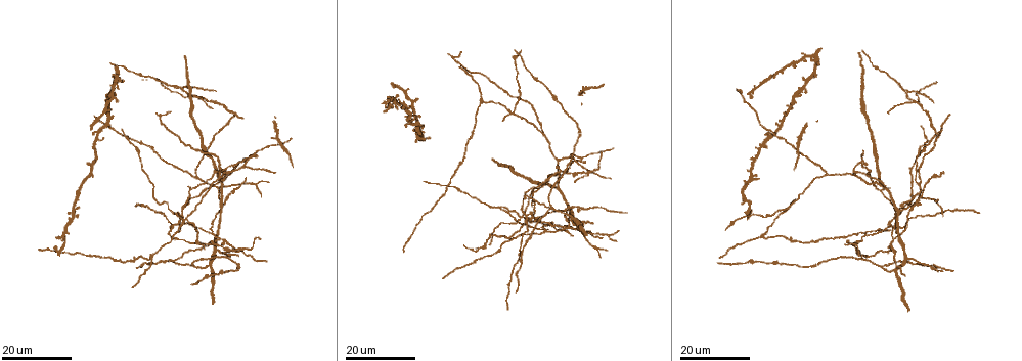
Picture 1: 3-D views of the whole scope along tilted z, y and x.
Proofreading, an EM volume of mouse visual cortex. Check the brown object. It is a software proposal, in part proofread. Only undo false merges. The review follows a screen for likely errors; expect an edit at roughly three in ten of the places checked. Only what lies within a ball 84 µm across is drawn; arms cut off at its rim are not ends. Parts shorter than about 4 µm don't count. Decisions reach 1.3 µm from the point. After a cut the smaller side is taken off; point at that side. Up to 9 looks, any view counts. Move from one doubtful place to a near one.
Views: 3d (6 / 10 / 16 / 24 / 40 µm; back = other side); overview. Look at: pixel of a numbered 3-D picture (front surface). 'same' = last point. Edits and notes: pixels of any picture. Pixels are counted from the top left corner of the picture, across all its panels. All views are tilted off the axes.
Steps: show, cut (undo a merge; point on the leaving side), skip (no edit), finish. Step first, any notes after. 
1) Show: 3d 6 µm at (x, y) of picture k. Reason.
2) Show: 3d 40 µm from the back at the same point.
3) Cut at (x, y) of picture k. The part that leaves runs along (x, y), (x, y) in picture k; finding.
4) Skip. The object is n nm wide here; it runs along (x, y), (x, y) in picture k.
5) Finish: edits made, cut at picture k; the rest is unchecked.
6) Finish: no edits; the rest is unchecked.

Show: 3d 16 µm at (552, 207) of picture 1. Three-way junction.

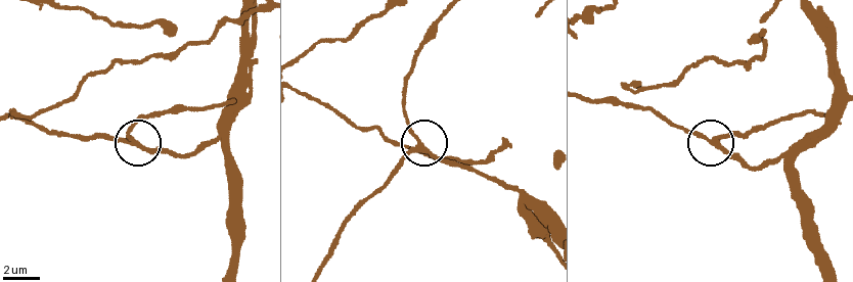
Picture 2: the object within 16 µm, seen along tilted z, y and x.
Show: 3d 10 µm at (417, 146) of picture 2.

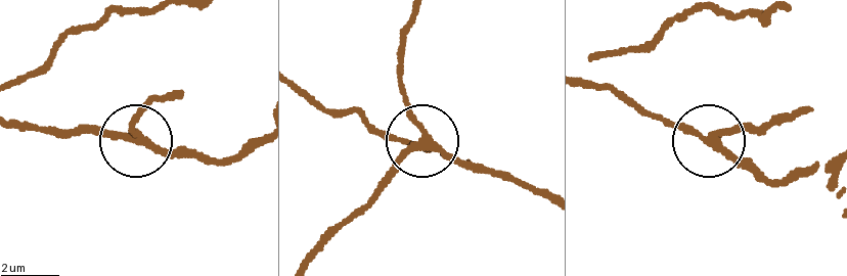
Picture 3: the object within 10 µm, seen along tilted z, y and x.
Show: 3d 10 µm from the back at (709, 139) of picture 3.

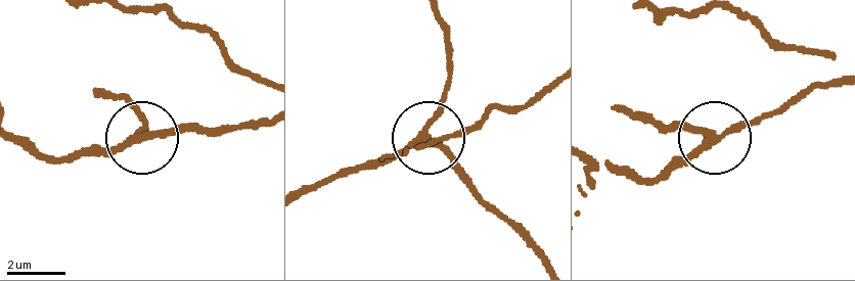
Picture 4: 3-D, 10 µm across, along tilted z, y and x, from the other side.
Skip. The side arm is 30 µm long; it runs along (17, 135), (42, 152), (68, 154), (204, 128) in picture 4; continuous, no second neuron.

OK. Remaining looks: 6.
Show: 3d 16 µm at (893, 271) of picture 1. Branch point.

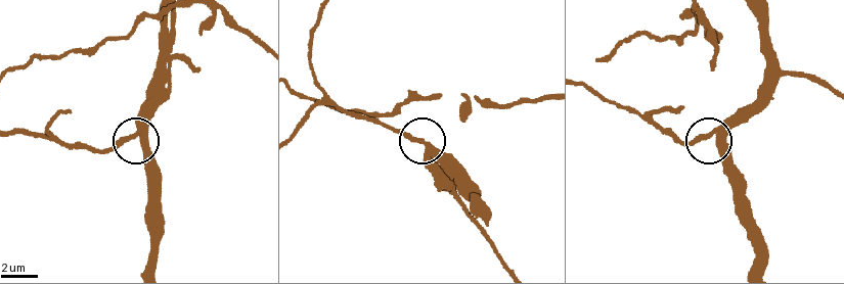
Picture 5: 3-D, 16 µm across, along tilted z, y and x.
Show: 3d 10 µm at (426, 142) of picture 5.

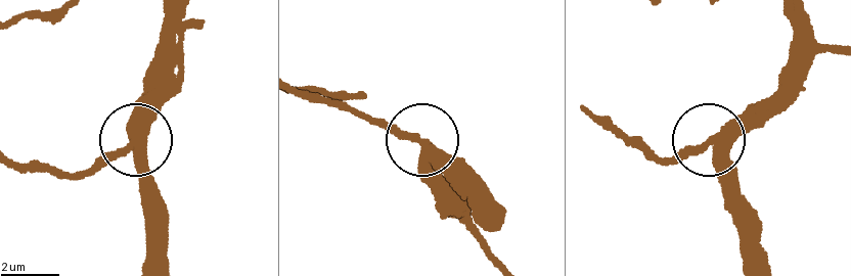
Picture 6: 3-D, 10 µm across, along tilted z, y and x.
Show: 3d 10 µm from the back at (422, 138) of picture 6.

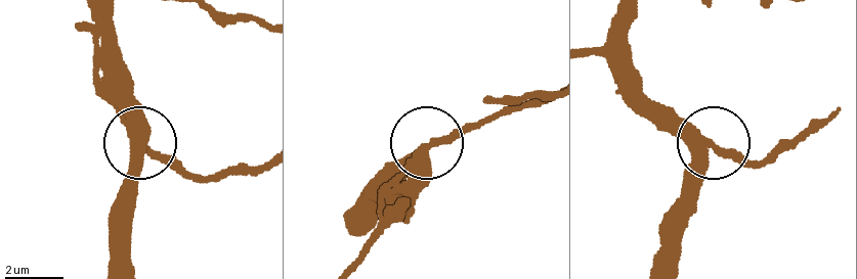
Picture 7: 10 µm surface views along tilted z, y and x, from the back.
Skip. 3 arms meet here; it runs along (102, 16), (101, 77), (142, 144), (137, 178), (125, 194) in picture 7; continuous, no second neuron.

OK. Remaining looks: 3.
Show: 3d 24 µm at (762, 238) of picture 1. Three arms meet.

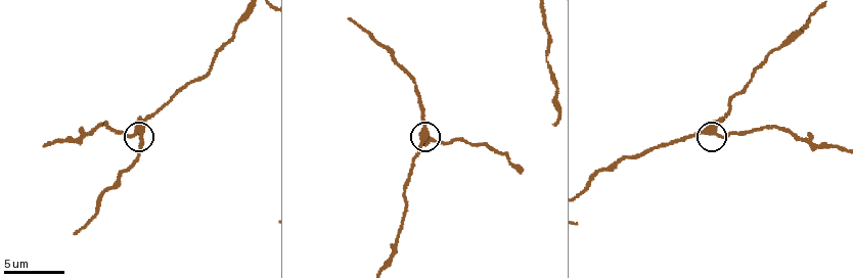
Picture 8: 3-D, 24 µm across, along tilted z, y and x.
Show: 3d 6 µm at (711, 131) of picture 8.

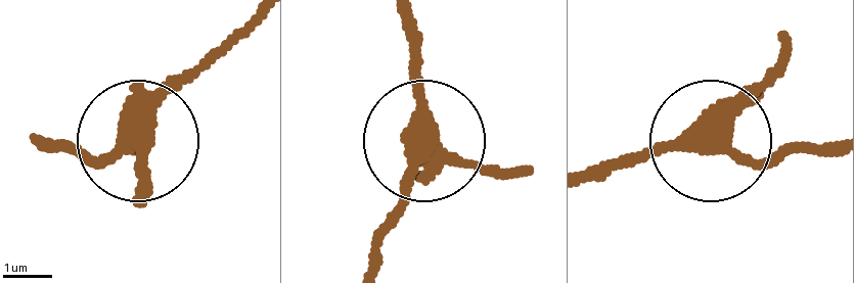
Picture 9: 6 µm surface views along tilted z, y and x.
Show: 3d 6 µm from the back at (420, 151) of picture 9. From behind.

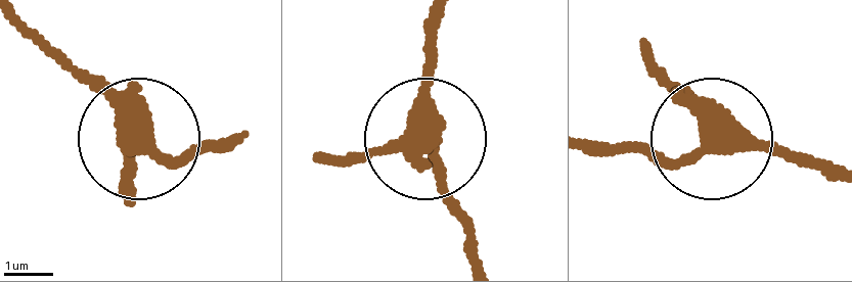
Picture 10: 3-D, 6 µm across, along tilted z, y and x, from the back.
Skip. The object is 350 nm wide here; it runs along (27, 20), (133, 135), (124, 179) in picture 10; all the same neuron.

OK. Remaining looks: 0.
Finish: no edits; the rest is unchecked.

